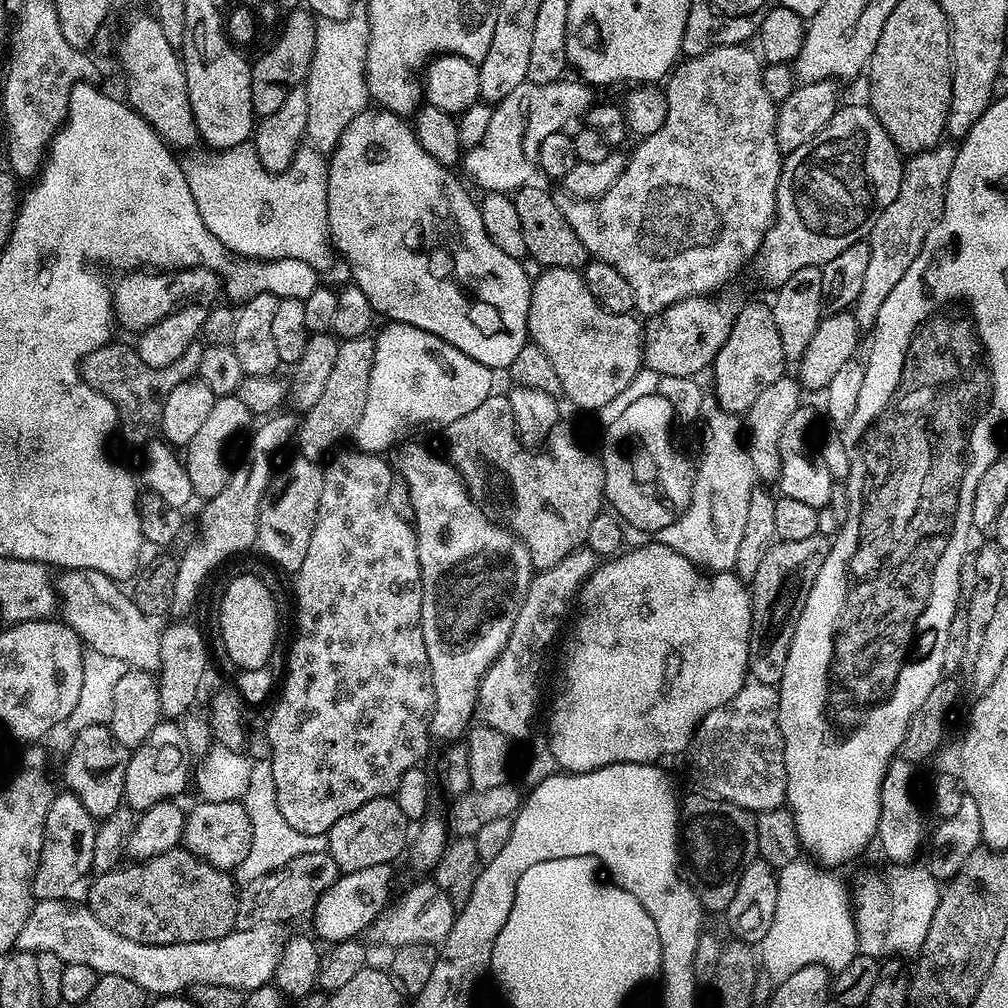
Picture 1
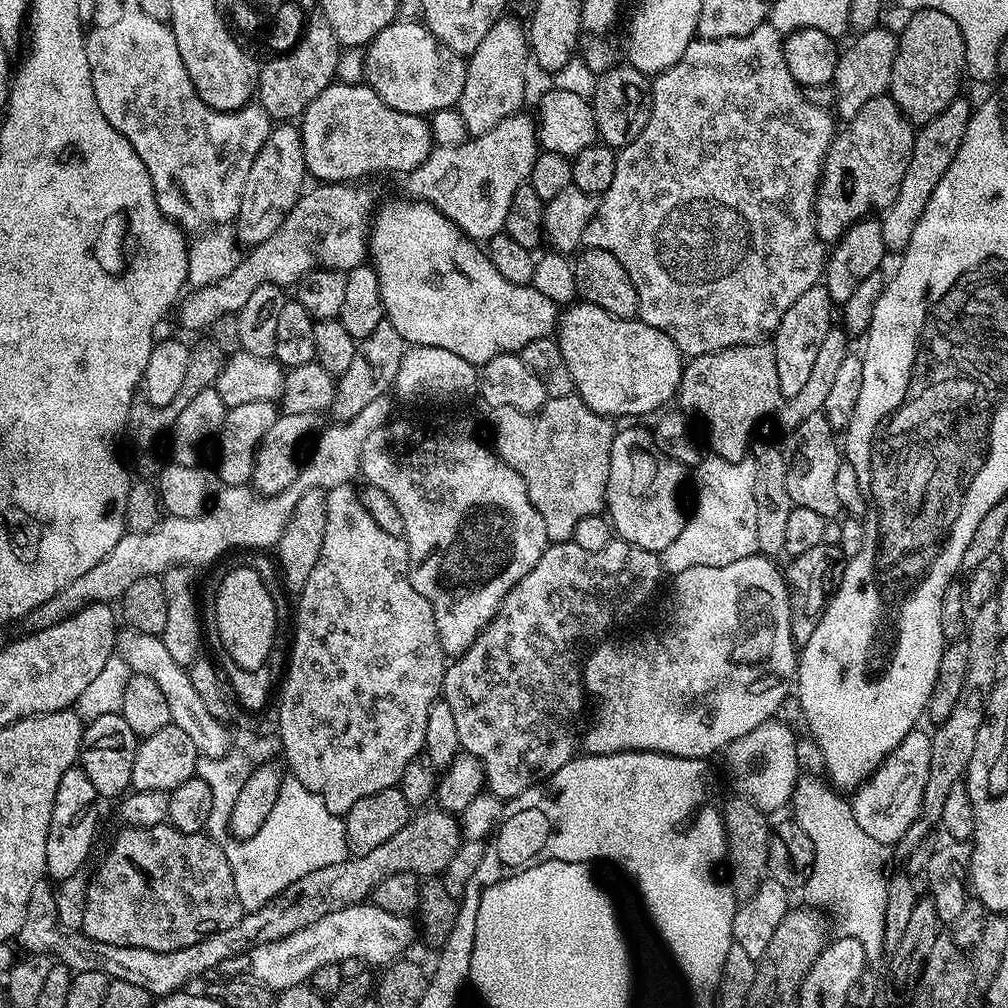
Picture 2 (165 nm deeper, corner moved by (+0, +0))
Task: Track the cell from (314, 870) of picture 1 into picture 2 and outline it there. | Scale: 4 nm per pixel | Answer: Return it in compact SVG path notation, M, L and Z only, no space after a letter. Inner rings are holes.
M417 811L408 824L402 826L398 834L394 834L394 838L389 838L387 842L382 842L382 846L370 850L370 854L352 856L342 862L334 862L334 866L322 866L313 873L305 874L266 906L260 907L258 911L245 913L234 926L216 931L202 942L196 942L182 950L160 952L145 950L142 947L111 945L108 942L98 942L78 930L66 936L60 934L58 902L47 885L49 883L44 880L36 883L31 891L34 900L30 900L32 904L27 904L27 916L23 924L34 931L33 951L58 951L57 961L66 965L74 974L97 971L98 974L106 974L111 981L133 983L154 998L163 998L181 991L189 985L187 983L190 980L218 967L240 952L242 954L249 951L258 943L288 937L299 929L318 922L319 918L325 917L326 914L334 914L334 910L365 903L378 886L378 882L386 882L390 874L413 872L417 878L439 877L446 870L446 866L450 866L450 858L454 858L454 854L460 849L461 821L451 812L428 811Z

